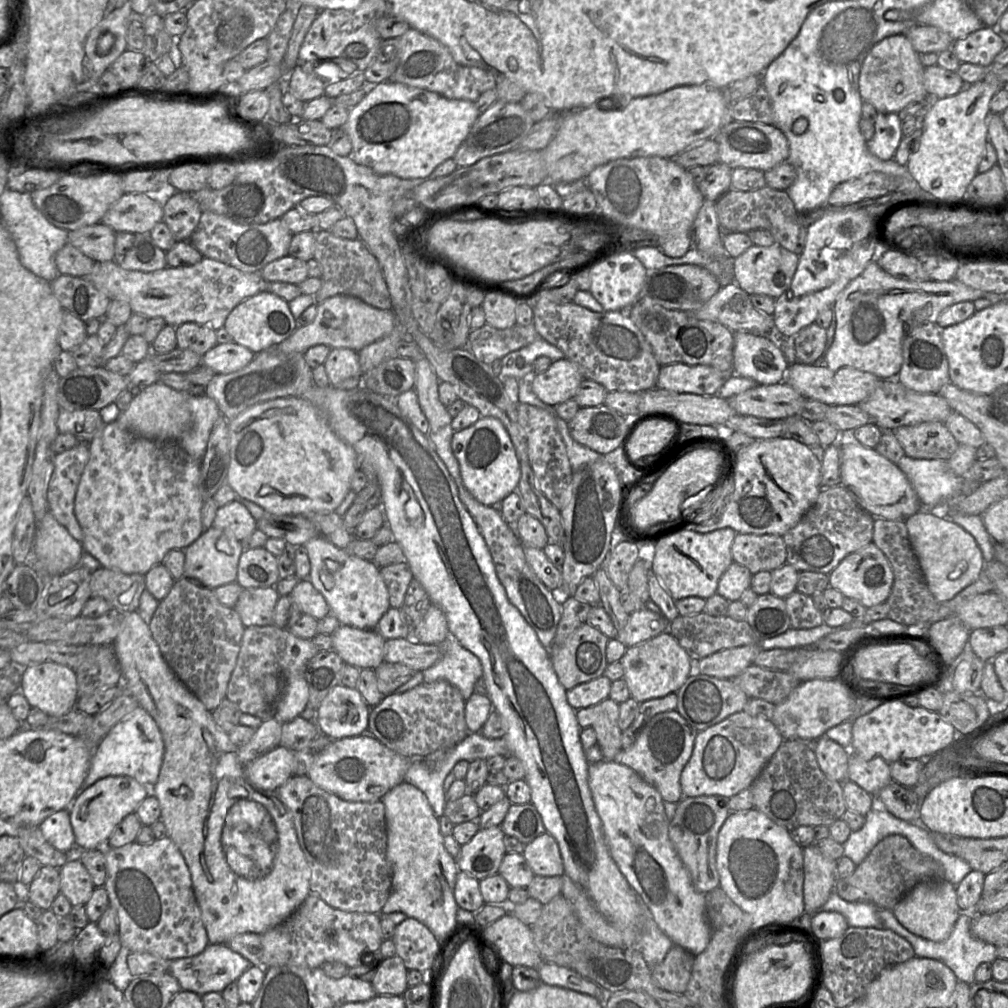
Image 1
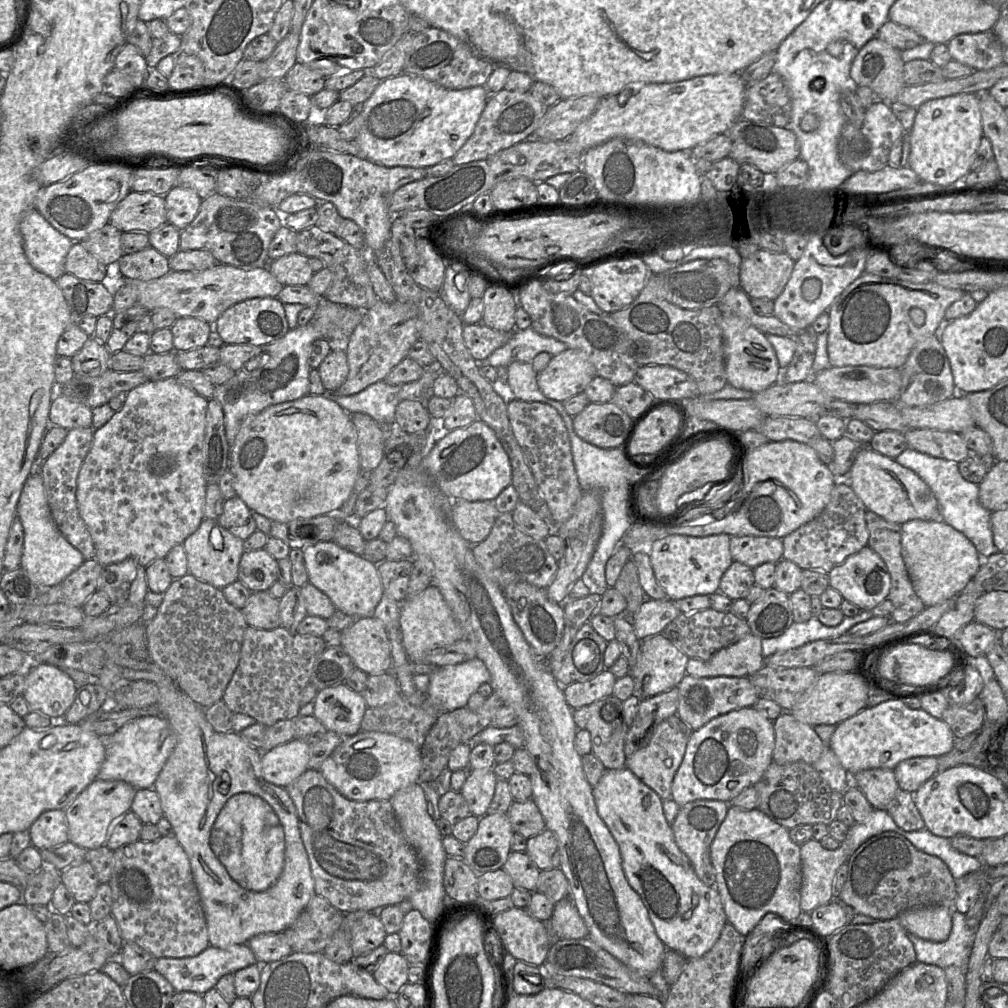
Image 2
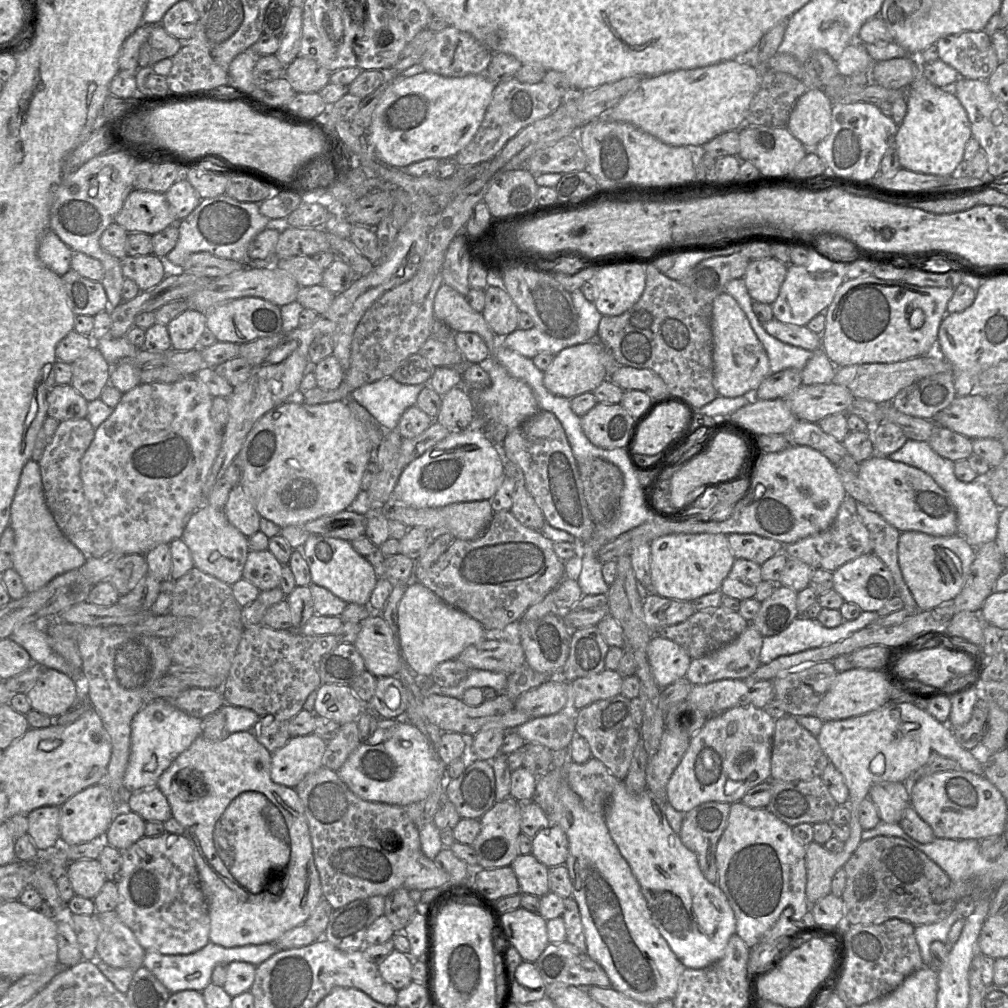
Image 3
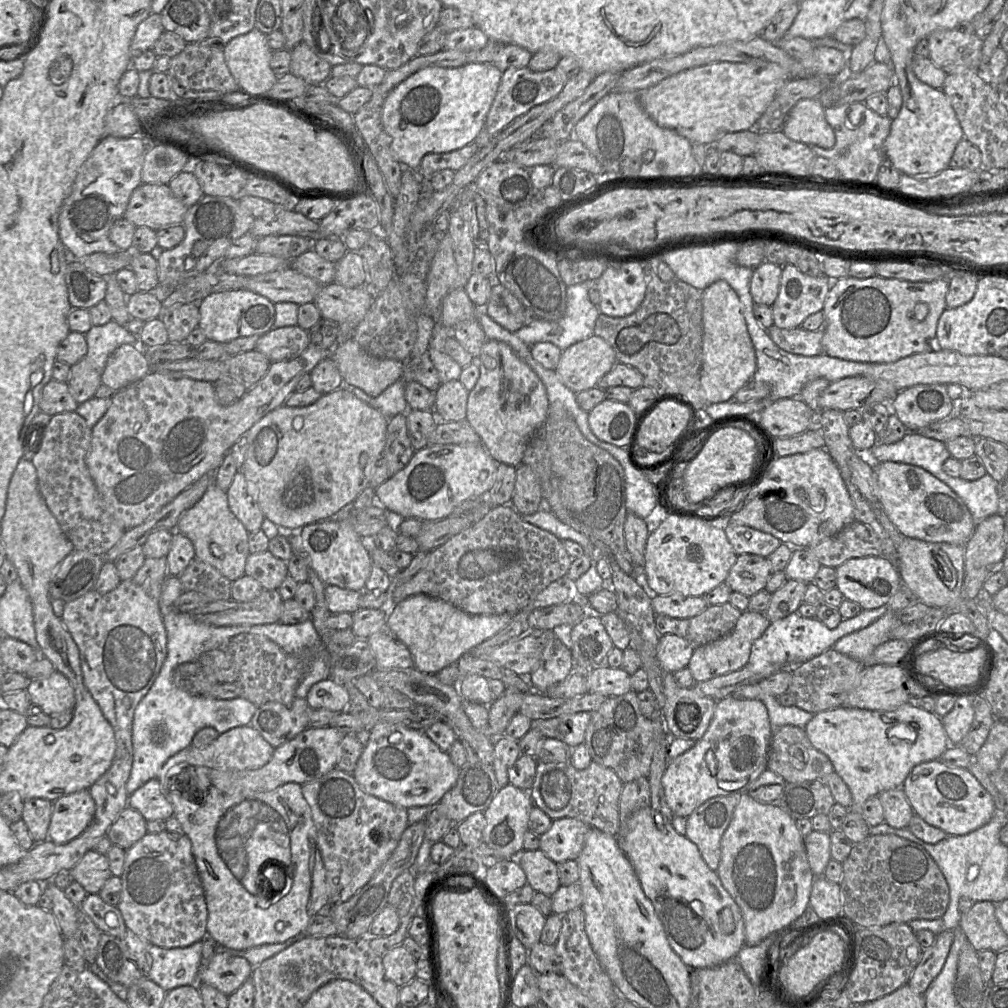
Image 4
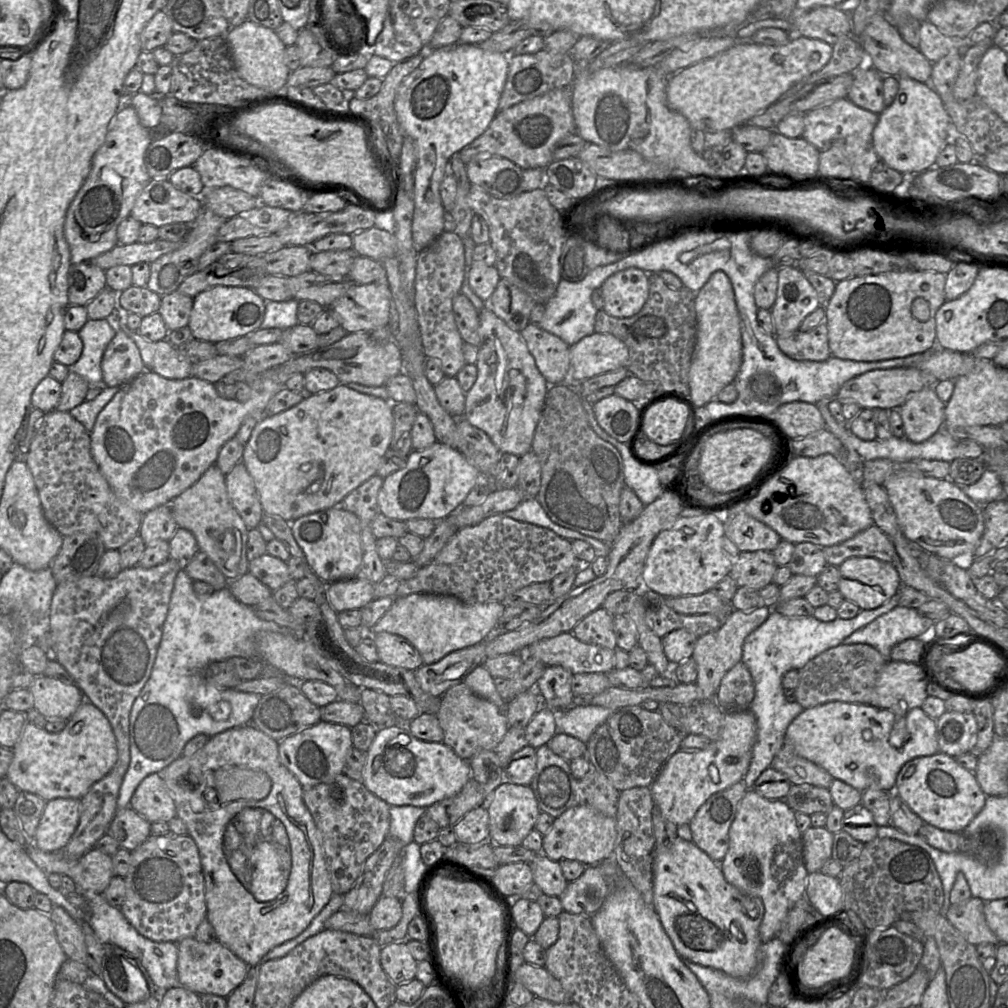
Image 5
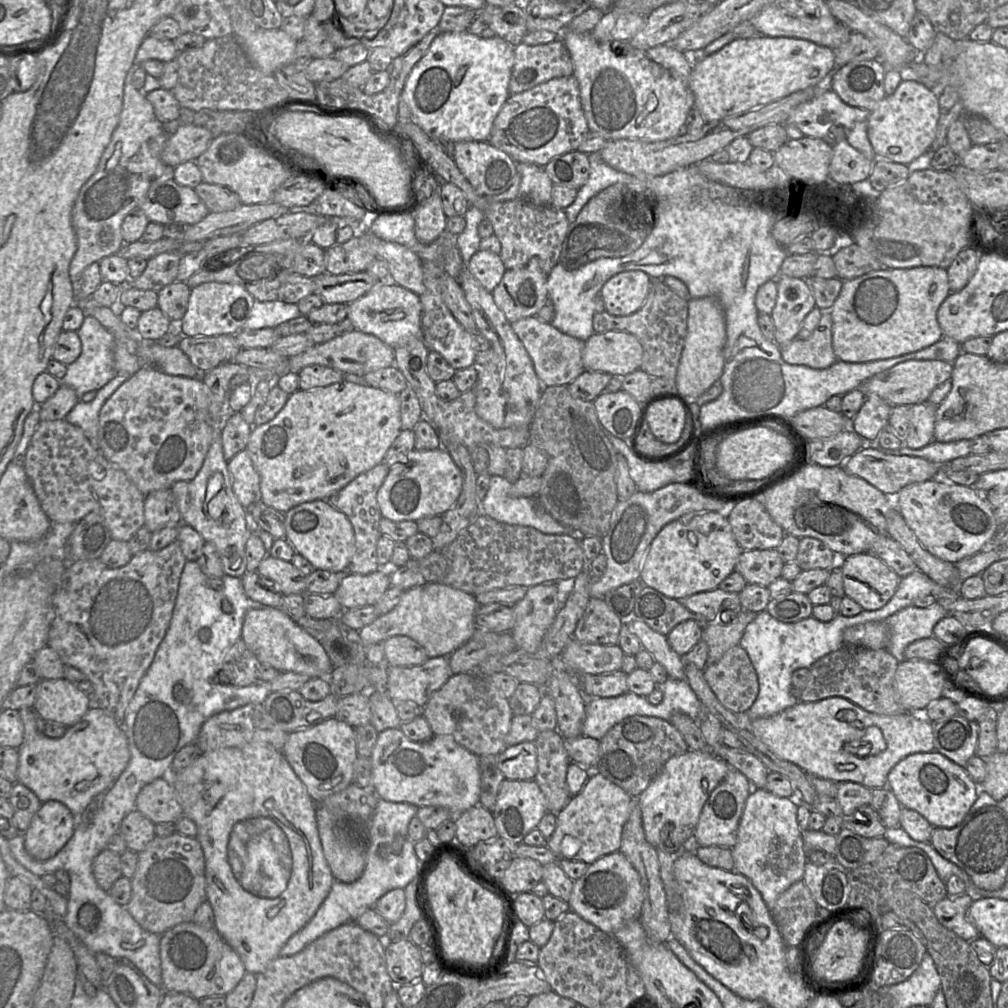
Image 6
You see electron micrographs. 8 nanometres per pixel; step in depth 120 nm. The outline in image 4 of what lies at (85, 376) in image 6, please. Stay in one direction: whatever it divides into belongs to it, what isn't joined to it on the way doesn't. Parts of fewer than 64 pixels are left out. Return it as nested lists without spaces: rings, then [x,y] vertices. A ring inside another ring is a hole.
[[[114,320],[92,327],[84,334],[87,342],[86,358],[102,374],[112,352],[122,344],[139,346],[139,335],[134,335],[126,326]]]

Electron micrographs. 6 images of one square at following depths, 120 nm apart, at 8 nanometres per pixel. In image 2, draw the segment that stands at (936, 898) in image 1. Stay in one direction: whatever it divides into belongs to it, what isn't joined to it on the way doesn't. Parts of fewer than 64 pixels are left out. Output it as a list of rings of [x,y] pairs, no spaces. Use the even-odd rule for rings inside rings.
[[[944,906],[914,908],[898,915],[908,933],[932,942],[945,941],[952,928],[952,912]]]

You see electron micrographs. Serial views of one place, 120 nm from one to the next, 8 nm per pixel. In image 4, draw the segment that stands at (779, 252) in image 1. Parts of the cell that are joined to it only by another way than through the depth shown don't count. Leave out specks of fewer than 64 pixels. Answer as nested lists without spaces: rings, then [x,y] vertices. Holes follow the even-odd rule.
[[[764,261],[753,270],[750,293],[755,305],[772,306],[775,302],[782,274],[782,266]]]

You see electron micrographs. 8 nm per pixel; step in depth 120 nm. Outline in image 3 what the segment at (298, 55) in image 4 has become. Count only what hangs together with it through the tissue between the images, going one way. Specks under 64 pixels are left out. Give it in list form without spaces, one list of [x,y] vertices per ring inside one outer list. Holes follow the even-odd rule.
[[[300,55],[284,71],[284,76],[296,93],[319,93],[330,83],[330,74],[316,61]]]

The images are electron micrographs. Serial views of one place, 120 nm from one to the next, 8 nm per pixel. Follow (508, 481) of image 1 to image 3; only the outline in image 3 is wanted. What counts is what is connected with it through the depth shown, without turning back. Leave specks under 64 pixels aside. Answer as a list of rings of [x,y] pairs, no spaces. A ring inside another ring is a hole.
[[[471,426],[462,431],[452,431],[405,466],[392,492],[390,504],[428,508],[490,500],[505,476],[497,446],[480,426]]]

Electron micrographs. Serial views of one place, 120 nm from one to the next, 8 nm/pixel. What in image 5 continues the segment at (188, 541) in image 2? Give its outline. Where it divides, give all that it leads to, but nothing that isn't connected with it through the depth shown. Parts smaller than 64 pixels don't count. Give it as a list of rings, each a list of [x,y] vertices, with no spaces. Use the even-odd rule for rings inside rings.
[[[216,464],[211,465],[199,480],[170,503],[180,528],[191,531],[196,537],[199,551],[205,552],[228,581],[236,580],[249,571],[247,540],[249,529],[228,497],[226,476]]]

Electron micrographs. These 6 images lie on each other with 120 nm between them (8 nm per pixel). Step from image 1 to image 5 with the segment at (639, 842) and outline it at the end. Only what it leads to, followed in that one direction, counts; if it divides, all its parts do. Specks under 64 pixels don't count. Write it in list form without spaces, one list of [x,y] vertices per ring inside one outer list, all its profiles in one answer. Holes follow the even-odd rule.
[[[677,837],[670,847],[654,848],[653,906],[660,922],[681,957],[711,967],[735,978],[751,976],[758,966],[758,950],[762,944],[759,927],[765,908],[760,898],[742,893],[726,881],[720,865],[692,841]]]

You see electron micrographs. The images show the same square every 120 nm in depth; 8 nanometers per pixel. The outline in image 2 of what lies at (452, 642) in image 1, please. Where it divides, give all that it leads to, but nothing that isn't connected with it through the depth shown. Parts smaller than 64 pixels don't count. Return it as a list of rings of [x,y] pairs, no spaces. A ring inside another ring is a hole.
[[[477,657],[441,666],[429,676],[427,696],[440,713],[464,708],[480,685],[491,681],[488,668]]]

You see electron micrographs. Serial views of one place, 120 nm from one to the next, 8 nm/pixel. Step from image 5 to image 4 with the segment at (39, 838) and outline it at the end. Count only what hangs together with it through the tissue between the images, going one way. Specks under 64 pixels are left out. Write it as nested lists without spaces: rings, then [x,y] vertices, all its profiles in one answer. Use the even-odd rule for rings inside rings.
[[[86,789],[53,801],[48,839],[66,844],[77,838],[91,824],[95,810],[95,802]]]

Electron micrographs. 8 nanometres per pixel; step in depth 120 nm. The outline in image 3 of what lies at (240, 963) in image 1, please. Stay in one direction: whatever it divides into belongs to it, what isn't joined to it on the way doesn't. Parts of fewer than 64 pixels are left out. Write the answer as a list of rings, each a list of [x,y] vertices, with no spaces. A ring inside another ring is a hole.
[[[209,942],[203,948],[191,954],[167,955],[156,951],[146,951],[143,967],[152,972],[171,993],[182,990],[197,990],[202,992],[211,982],[211,975],[216,965],[241,961],[258,966],[274,955],[278,950],[276,943],[223,947]]]

